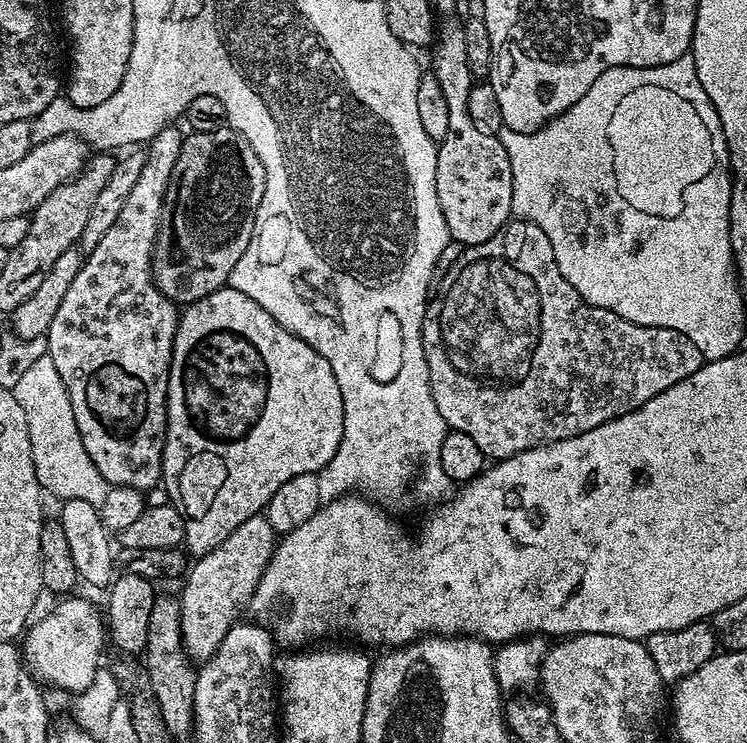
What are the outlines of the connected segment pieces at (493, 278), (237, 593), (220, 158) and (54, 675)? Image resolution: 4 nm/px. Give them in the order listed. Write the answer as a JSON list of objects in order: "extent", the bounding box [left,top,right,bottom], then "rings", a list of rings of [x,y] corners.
[{"extent":[424,219,705,461],"rings":[[[509,219],[508,223],[498,230],[498,234],[494,234],[494,238],[465,247],[461,252],[464,253],[449,266],[440,289],[437,292],[435,289],[425,307],[424,353],[438,414],[442,414],[444,423],[451,431],[470,434],[470,438],[474,438],[474,443],[478,445],[478,450],[482,450],[482,454],[489,461],[507,460],[522,450],[586,434],[586,430],[594,430],[622,414],[642,407],[646,402],[650,402],[650,398],[682,382],[682,378],[690,378],[690,374],[694,374],[694,370],[698,370],[700,365],[705,363],[698,346],[694,346],[694,342],[690,342],[686,334],[678,334],[678,330],[669,328],[635,324],[610,310],[585,302],[578,290],[574,290],[574,286],[570,286],[570,282],[562,278],[562,270],[558,270],[558,262],[554,262],[554,246],[550,246],[550,238],[546,238],[546,234],[542,234],[542,230],[538,230],[538,226],[528,220]]]},{"extent":[178,515,278,662],"rings":[[[267,515],[251,516],[238,526],[238,530],[228,533],[226,542],[217,544],[214,550],[210,550],[205,556],[199,557],[187,569],[183,577],[184,589],[178,592],[180,601],[180,629],[184,635],[184,650],[193,661],[203,662],[216,653],[222,638],[231,630],[233,624],[237,623],[240,607],[247,605],[252,596],[256,593],[258,582],[266,570],[268,563],[272,561],[272,556],[276,553],[278,534],[274,526],[270,526]]]},{"extent":[152,126,264,306],"rings":[[[223,126],[212,133],[193,131],[185,135],[182,154],[174,166],[166,200],[166,230],[161,231],[152,258],[152,281],[177,306],[193,304],[228,284],[228,275],[246,254],[256,221],[256,211],[264,193],[264,167],[254,154],[250,142],[231,127]]]},{"extent":[22,598,106,694],"rings":[[[64,598],[60,605],[57,606],[56,609],[53,610],[52,616],[44,616],[40,621],[37,622],[36,625],[33,623],[31,627],[27,629],[26,635],[23,637],[24,640],[24,648],[22,644],[22,659],[24,661],[25,668],[28,669],[28,672],[32,676],[33,680],[39,682],[41,685],[47,686],[47,684],[53,684],[56,688],[61,688],[64,692],[69,692],[69,694],[75,694],[77,692],[84,692],[90,686],[90,682],[94,680],[96,677],[98,669],[101,667],[100,664],[100,643],[105,643],[106,640],[106,624],[102,619],[102,612],[95,608],[94,605],[91,604],[88,600],[68,600],[72,598]]]}]

